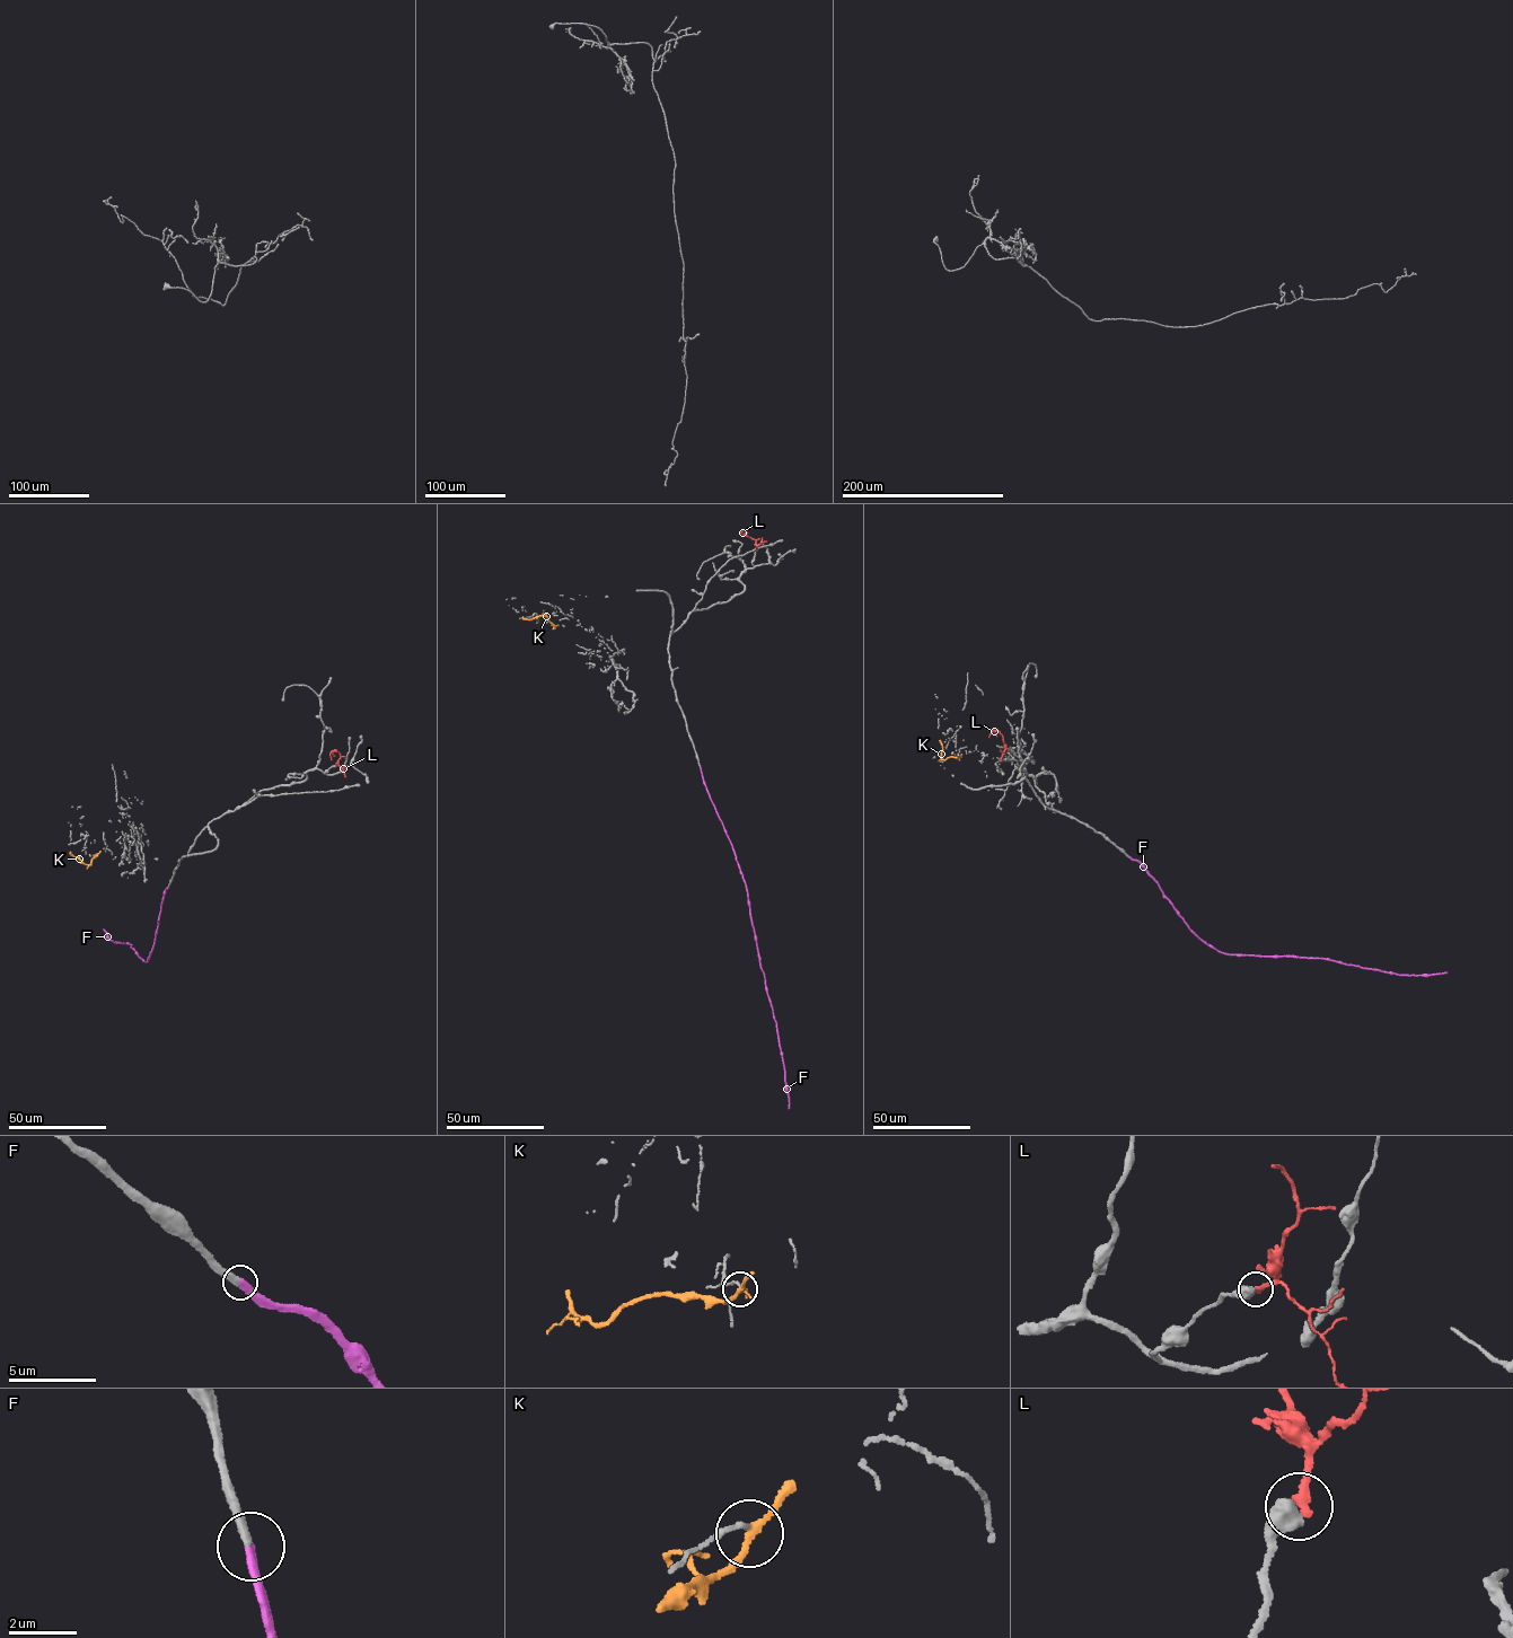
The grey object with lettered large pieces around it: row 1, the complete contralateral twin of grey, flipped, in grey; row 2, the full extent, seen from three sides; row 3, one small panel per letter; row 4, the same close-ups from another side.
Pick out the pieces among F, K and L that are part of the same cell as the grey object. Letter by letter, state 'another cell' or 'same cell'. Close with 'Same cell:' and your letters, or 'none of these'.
F: same cell
K: another cell
L: another cell
Same cell: F

